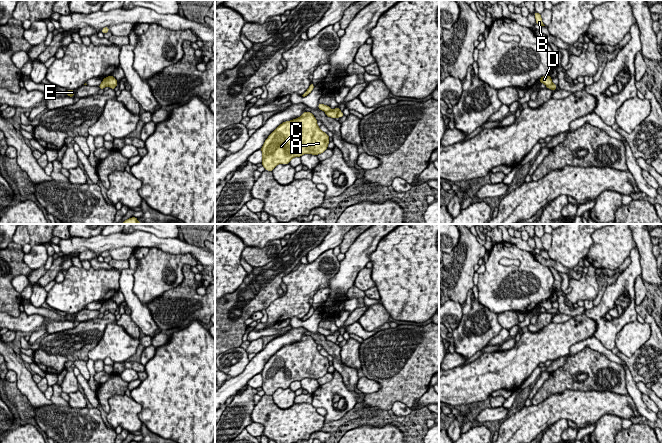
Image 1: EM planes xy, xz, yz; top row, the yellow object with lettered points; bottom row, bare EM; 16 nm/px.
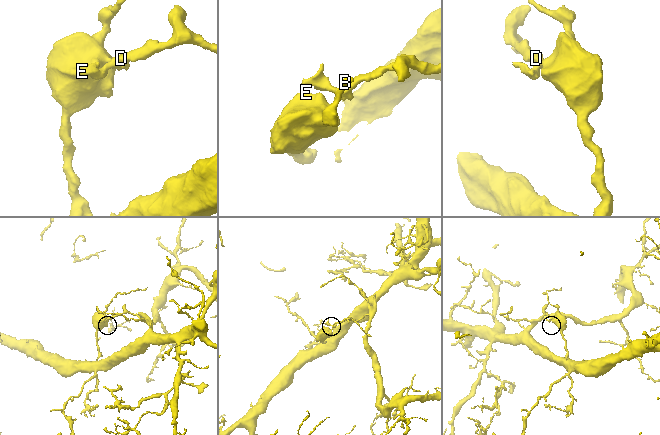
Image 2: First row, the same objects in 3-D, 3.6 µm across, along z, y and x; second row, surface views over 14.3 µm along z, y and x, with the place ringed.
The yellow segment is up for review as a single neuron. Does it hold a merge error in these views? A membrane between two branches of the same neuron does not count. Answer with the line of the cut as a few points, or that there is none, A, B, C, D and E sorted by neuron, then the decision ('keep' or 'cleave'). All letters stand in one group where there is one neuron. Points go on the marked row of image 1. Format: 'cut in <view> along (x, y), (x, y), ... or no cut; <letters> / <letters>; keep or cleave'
cut in xz along (330, 110), (325, 112); A B C E / D; cleave

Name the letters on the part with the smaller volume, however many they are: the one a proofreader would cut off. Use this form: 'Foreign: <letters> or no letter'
Foreign: A, B, C, E

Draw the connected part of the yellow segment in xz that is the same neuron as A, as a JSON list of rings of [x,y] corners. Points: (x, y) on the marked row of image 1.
[[[303,112],[298,118],[281,123],[268,136],[261,147],[262,166],[272,172],[278,164],[289,164],[295,157],[319,155],[328,149],[329,138],[320,130],[314,115]]]

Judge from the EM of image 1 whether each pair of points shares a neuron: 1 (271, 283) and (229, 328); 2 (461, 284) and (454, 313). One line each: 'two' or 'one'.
1: one
2: two

